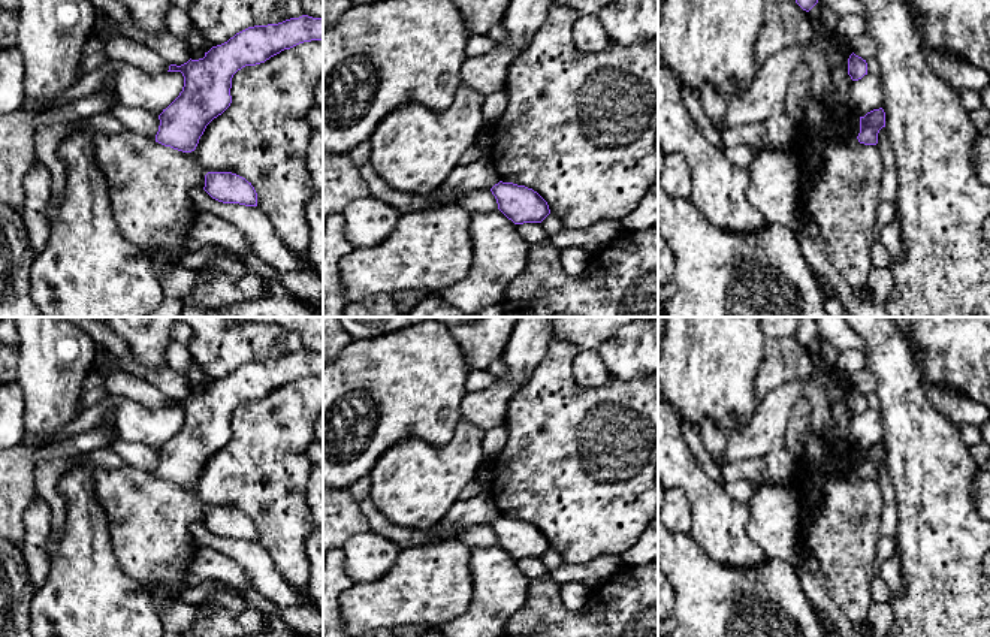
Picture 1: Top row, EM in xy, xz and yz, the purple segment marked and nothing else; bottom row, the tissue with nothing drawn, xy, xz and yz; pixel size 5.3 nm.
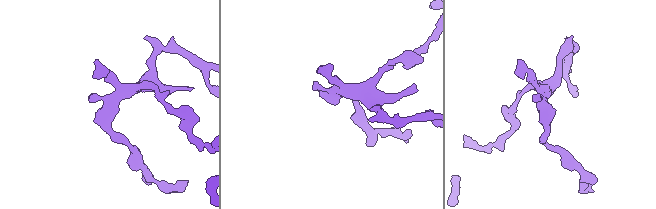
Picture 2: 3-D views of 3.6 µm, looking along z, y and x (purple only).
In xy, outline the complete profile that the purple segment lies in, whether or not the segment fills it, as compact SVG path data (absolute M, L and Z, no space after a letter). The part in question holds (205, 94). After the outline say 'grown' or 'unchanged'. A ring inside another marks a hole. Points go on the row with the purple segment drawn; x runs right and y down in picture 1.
M302 15L248 27L212 46L203 58L170 64L167 72L181 72L184 87L159 115L156 142L182 153L194 151L206 126L230 106L232 78L238 70L311 40L323 40L323 18Z; unchanged

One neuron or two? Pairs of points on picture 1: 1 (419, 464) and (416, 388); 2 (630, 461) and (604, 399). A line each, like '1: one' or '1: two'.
1: two
2: one

